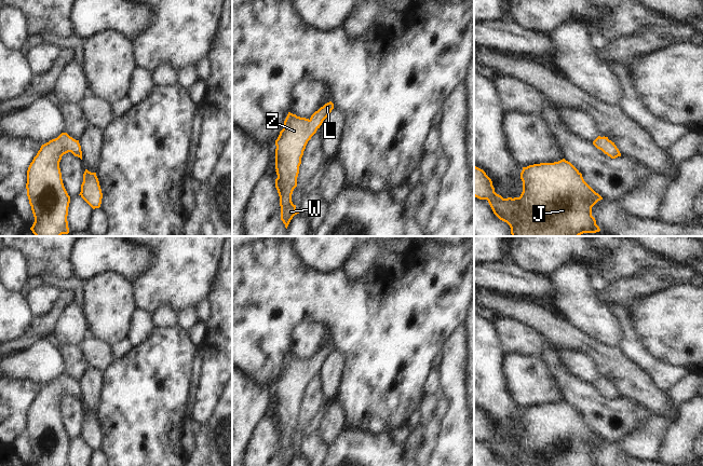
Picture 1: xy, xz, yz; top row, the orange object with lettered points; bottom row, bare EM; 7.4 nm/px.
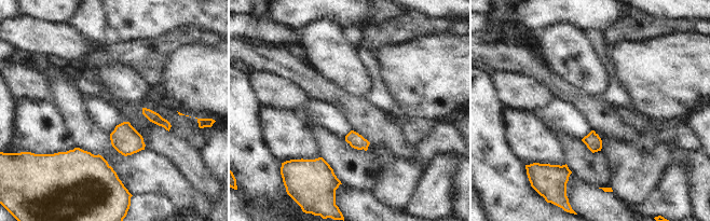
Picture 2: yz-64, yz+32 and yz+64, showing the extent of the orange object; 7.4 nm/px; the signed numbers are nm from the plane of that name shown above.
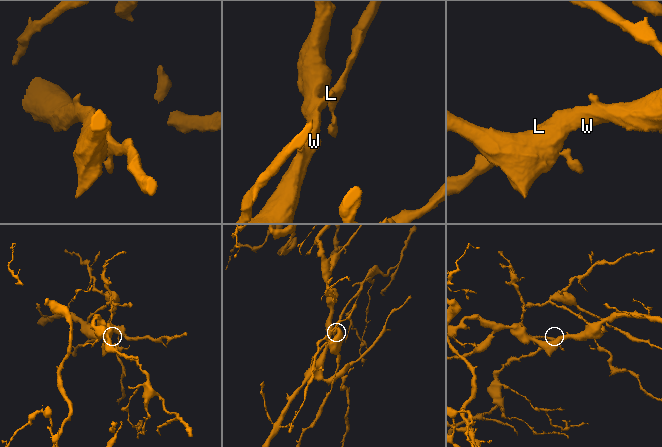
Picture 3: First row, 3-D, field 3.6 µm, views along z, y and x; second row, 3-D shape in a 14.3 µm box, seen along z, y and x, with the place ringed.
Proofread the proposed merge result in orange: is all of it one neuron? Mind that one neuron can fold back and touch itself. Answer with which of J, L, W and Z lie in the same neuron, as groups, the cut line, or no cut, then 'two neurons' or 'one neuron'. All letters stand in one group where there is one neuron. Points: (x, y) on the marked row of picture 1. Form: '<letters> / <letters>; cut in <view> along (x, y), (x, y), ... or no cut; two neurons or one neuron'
J L W Z; no cut; one neuron

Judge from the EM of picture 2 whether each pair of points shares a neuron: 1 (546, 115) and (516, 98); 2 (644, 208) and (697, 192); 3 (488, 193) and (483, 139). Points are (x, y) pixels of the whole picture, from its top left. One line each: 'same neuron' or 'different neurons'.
1: different neurons
2: different neurons
3: same neuron

